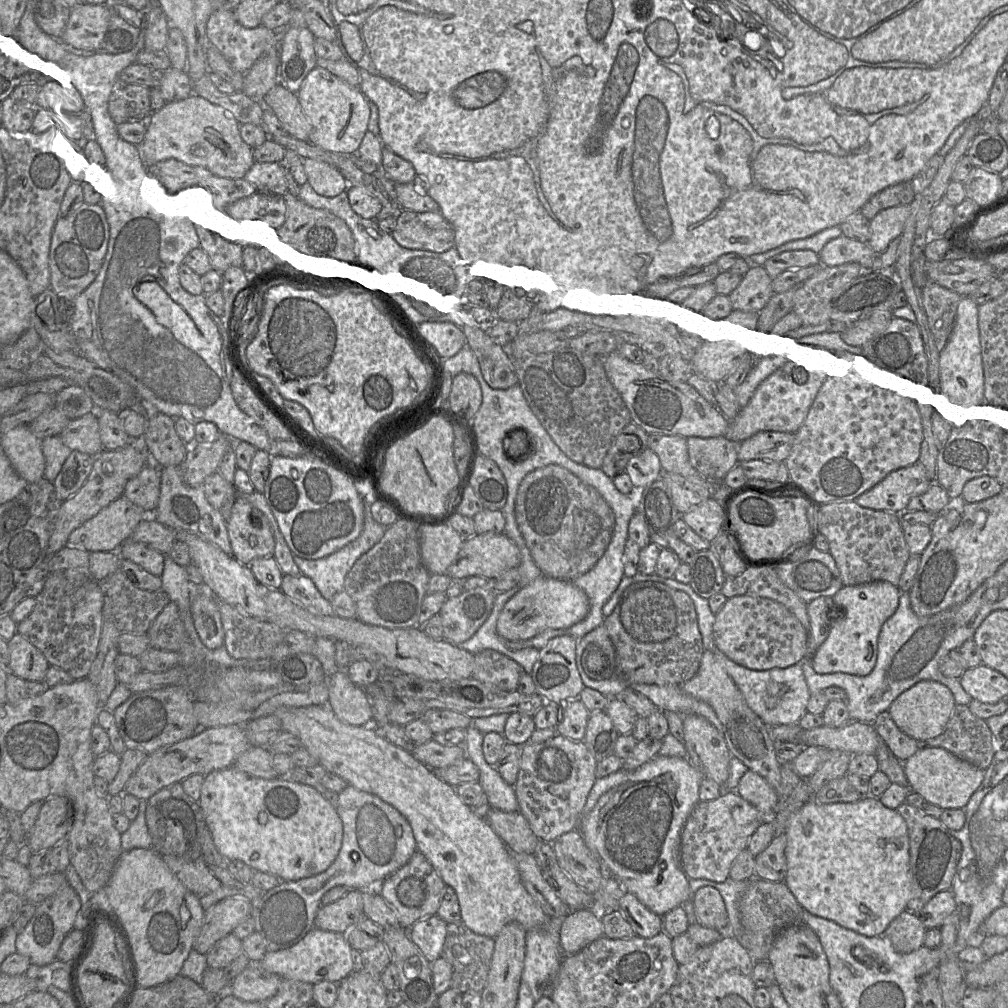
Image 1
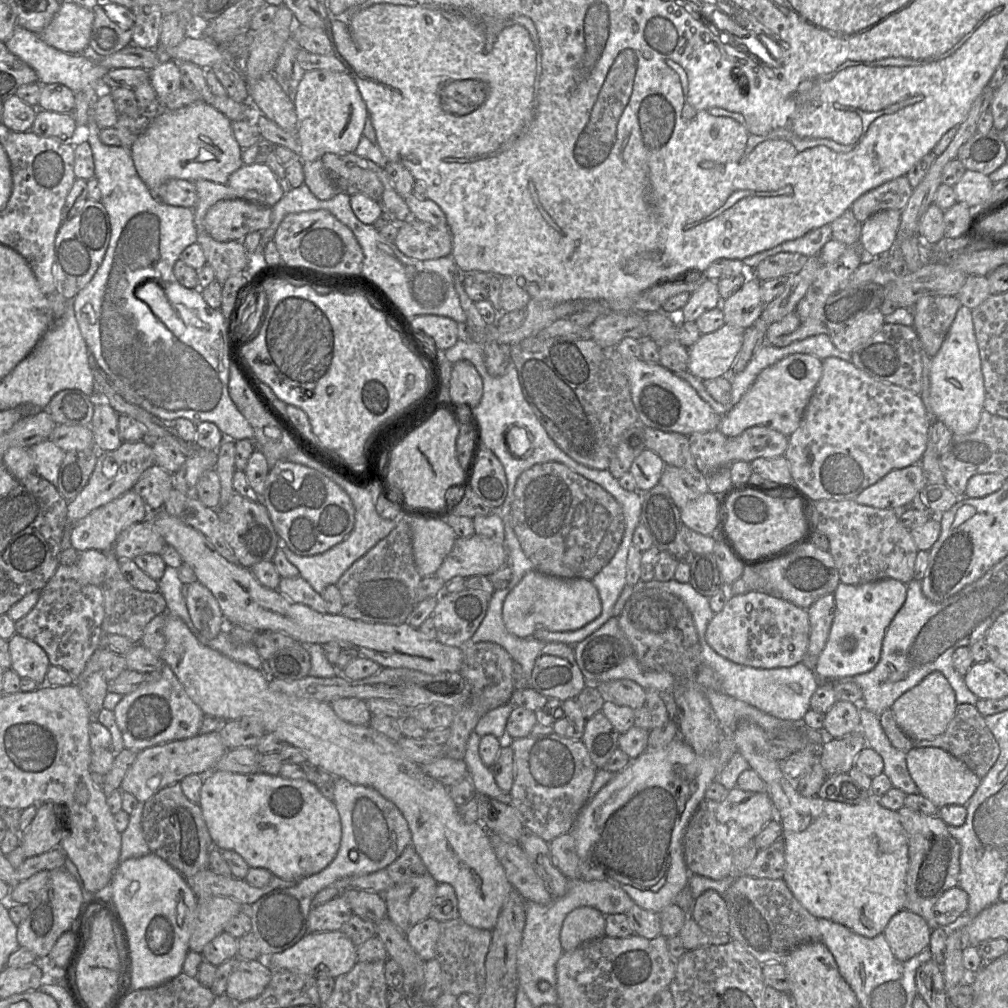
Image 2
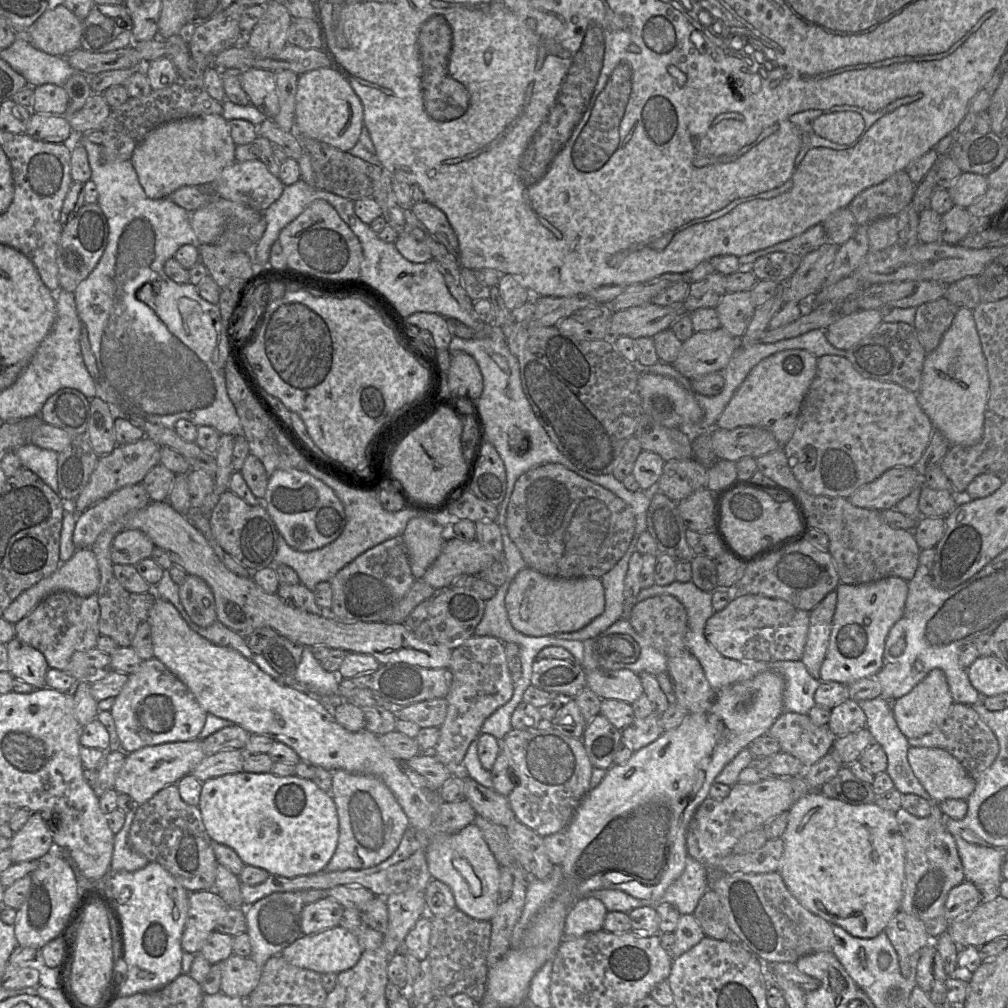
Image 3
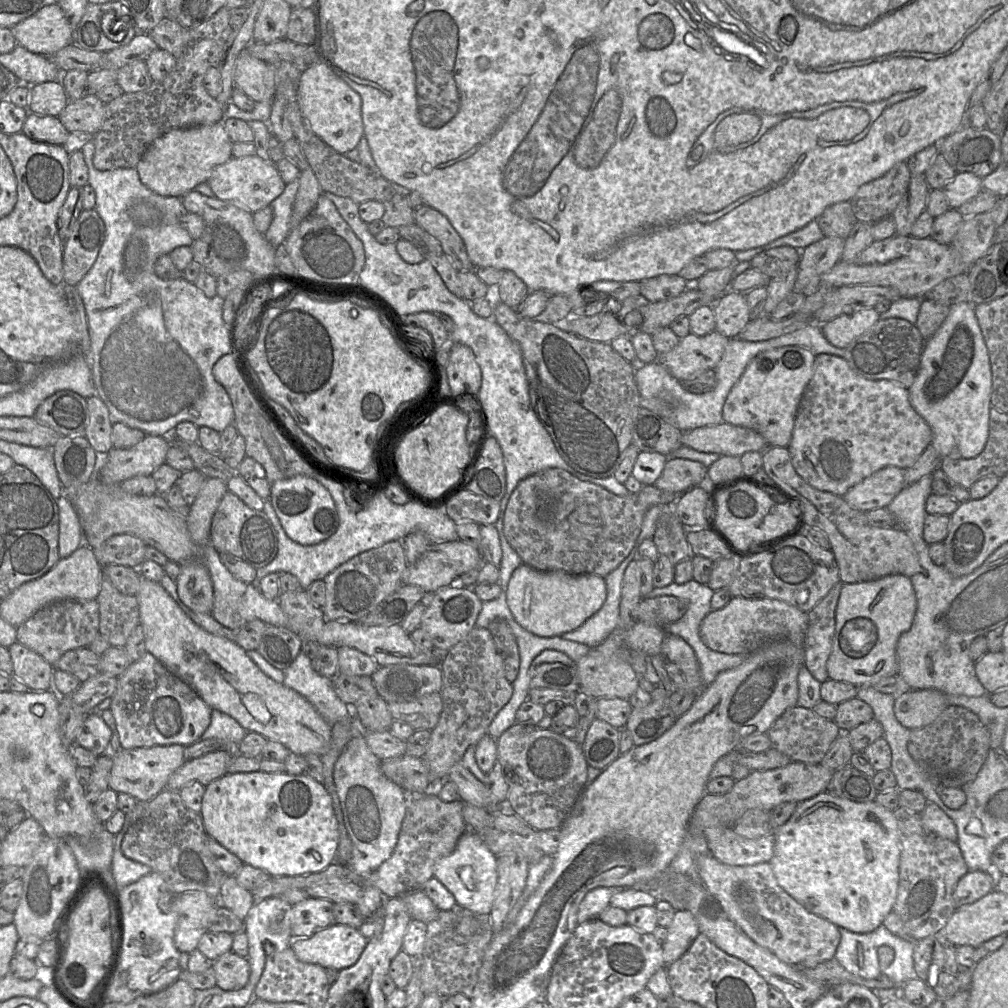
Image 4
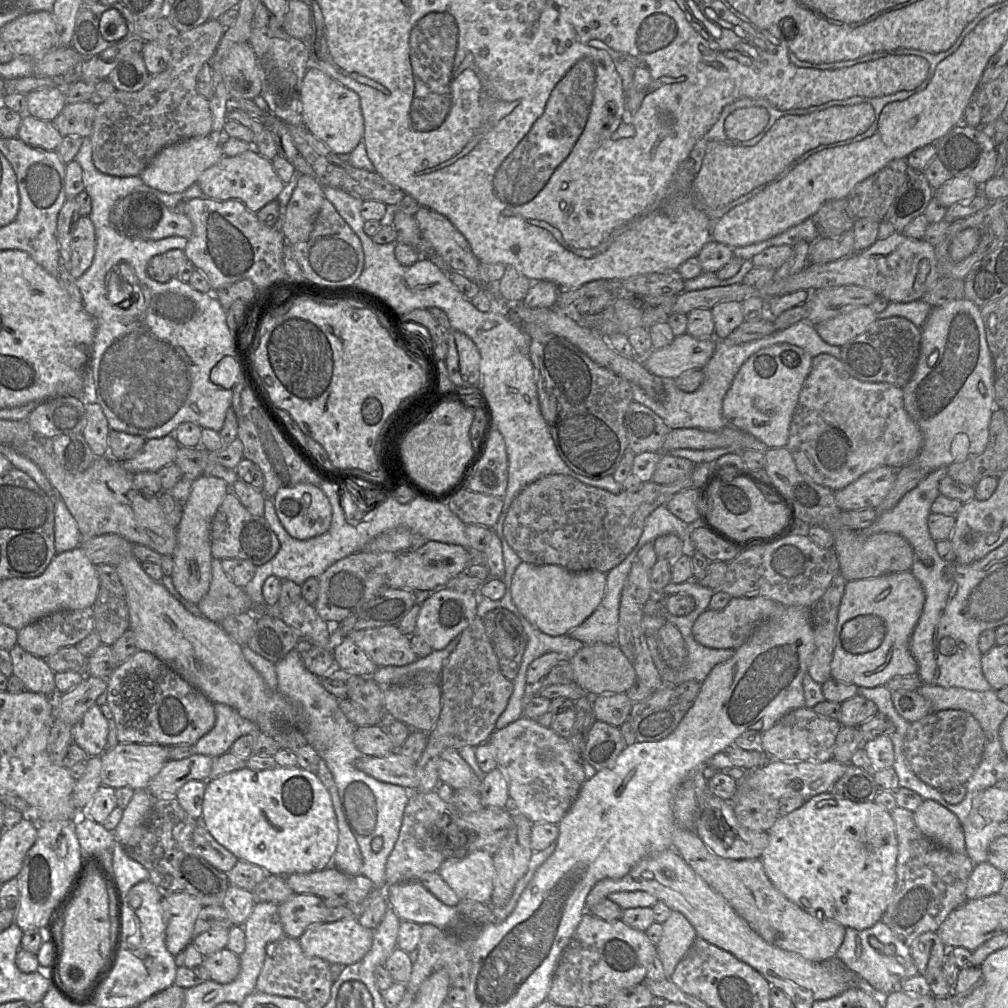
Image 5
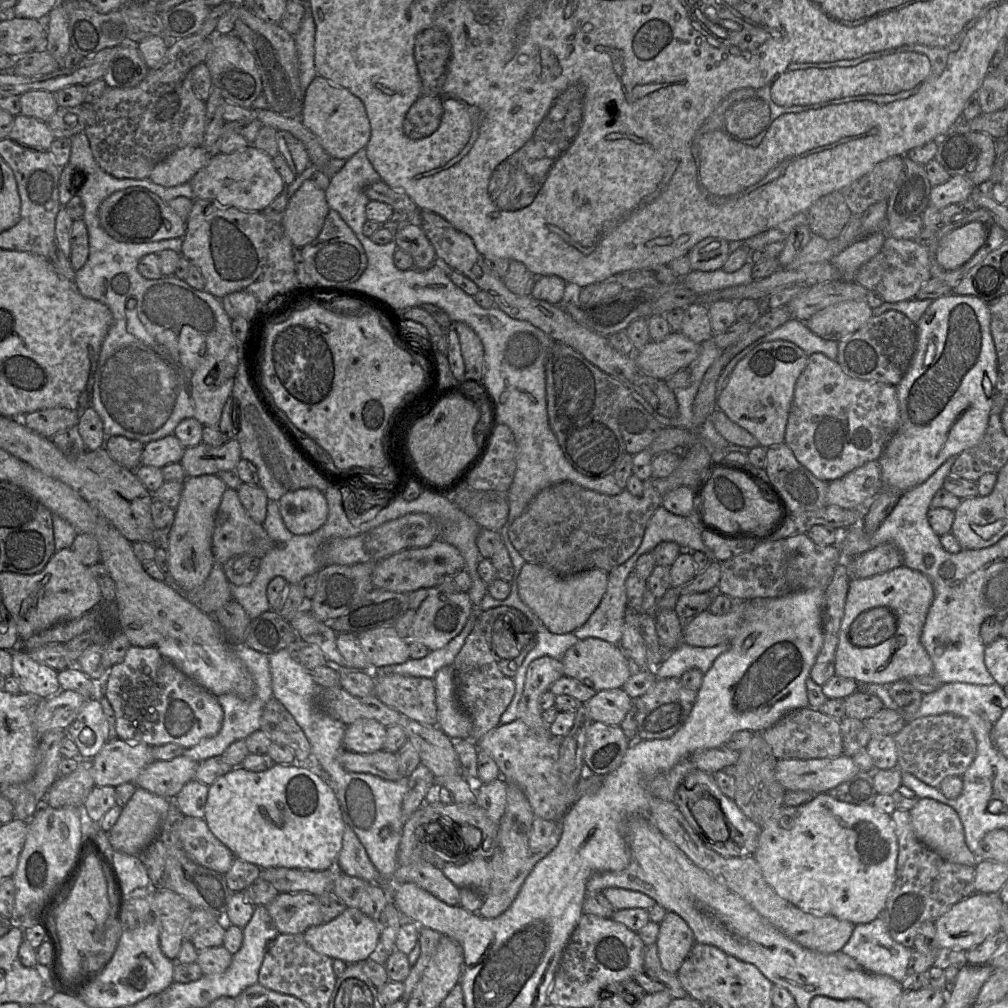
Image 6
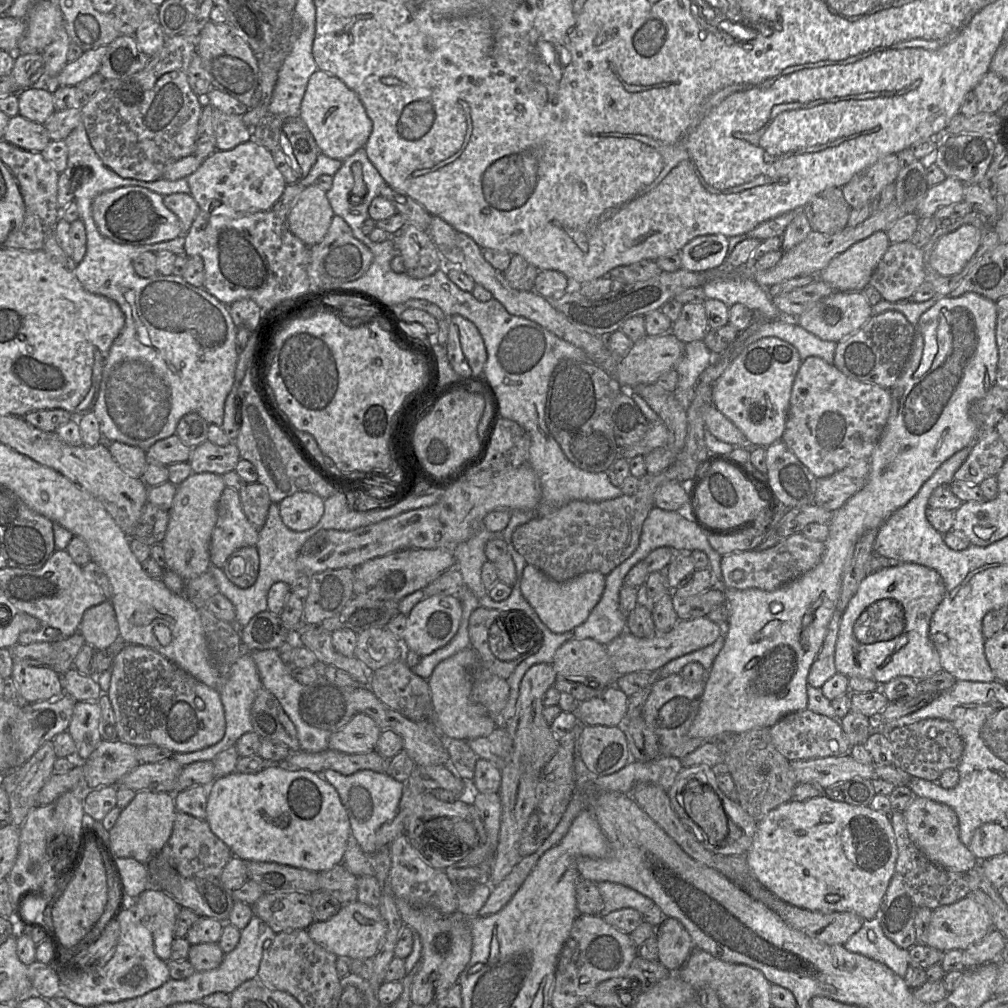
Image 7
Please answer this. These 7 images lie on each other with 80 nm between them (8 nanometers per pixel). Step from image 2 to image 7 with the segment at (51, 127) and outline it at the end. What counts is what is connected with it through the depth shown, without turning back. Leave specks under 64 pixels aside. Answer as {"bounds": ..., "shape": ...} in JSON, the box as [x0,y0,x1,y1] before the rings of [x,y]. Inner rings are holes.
{"bounds":[3,115,51,152],"shape":[[[21,115],[10,118],[3,139],[29,152],[42,152],[51,141],[44,125]]]}

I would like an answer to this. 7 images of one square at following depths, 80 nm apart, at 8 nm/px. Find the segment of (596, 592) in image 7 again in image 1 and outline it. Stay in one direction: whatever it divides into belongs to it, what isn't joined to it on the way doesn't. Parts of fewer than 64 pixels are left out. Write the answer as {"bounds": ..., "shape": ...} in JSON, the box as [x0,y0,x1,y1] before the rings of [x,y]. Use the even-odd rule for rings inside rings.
{"bounds":[496,575,588,641],"shape":[[[542,575],[508,600],[497,619],[496,629],[506,641],[522,641],[547,629],[567,629],[583,620],[588,611],[586,594],[572,580]]]}

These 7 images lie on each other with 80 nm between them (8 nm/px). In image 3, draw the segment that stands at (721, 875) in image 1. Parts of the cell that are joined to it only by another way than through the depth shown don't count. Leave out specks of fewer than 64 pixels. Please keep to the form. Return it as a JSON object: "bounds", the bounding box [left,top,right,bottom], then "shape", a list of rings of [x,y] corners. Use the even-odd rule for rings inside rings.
{"bounds":[686,773,811,869],"shape":[[[803,773],[796,776],[764,776],[759,782],[737,782],[723,799],[707,797],[696,810],[688,827],[686,848],[688,855],[716,869],[718,861],[733,852],[739,839],[752,830],[763,827],[768,821],[789,808],[802,796],[811,792]]]}

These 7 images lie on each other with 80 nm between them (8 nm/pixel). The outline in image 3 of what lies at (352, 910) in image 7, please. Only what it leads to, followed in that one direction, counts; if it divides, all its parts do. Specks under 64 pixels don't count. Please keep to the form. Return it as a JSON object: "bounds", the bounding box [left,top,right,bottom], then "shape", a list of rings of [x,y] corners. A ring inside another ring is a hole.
{"bounds":[281,926,362,974],"shape":[[[341,926],[328,928],[314,934],[302,935],[281,952],[281,956],[290,964],[319,974],[346,971],[357,964],[361,955],[362,947],[358,937]]]}

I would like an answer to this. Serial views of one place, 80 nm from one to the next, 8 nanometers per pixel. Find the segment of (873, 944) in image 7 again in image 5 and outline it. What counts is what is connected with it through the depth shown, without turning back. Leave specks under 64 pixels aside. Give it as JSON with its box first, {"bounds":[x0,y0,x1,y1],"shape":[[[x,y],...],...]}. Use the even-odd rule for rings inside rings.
{"bounds":[835,920,913,996],"shape":[[[881,920],[864,930],[846,927],[844,940],[837,950],[835,958],[848,970],[867,981],[879,996],[886,996],[893,991],[900,990],[902,981],[906,979],[905,971],[913,963],[910,947],[900,941]],[[870,937],[875,937],[883,945],[893,945],[895,948],[894,955],[886,956],[874,949],[870,944]]]}

